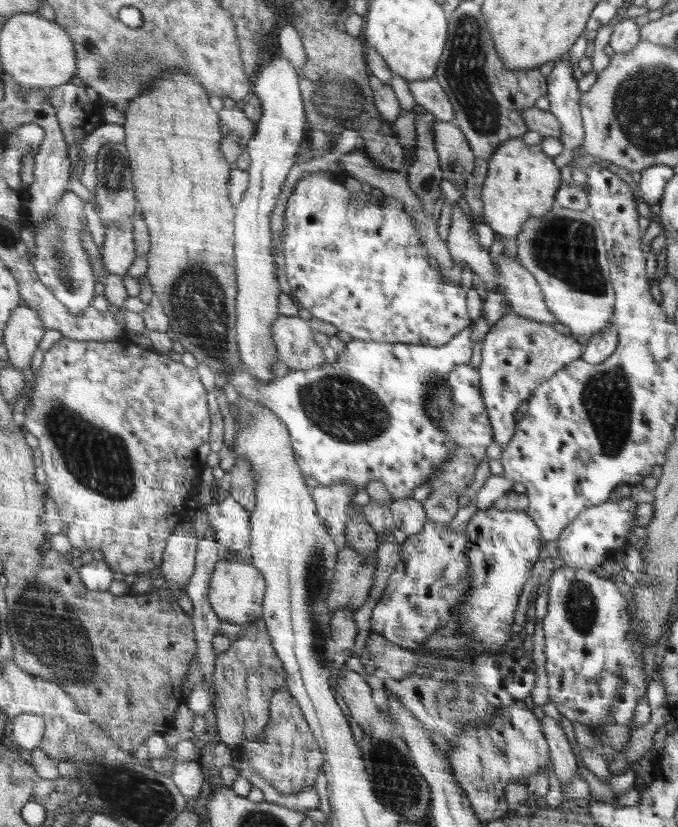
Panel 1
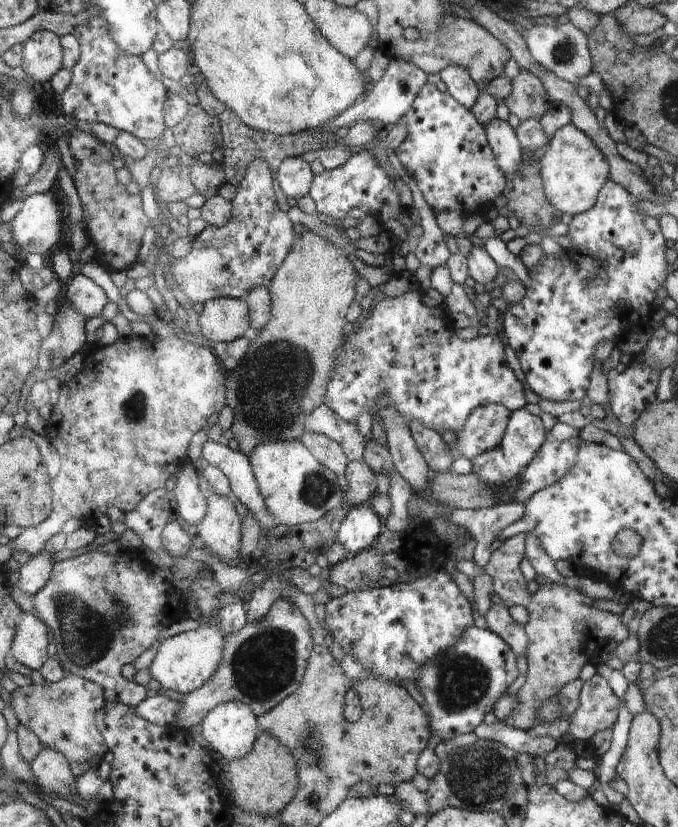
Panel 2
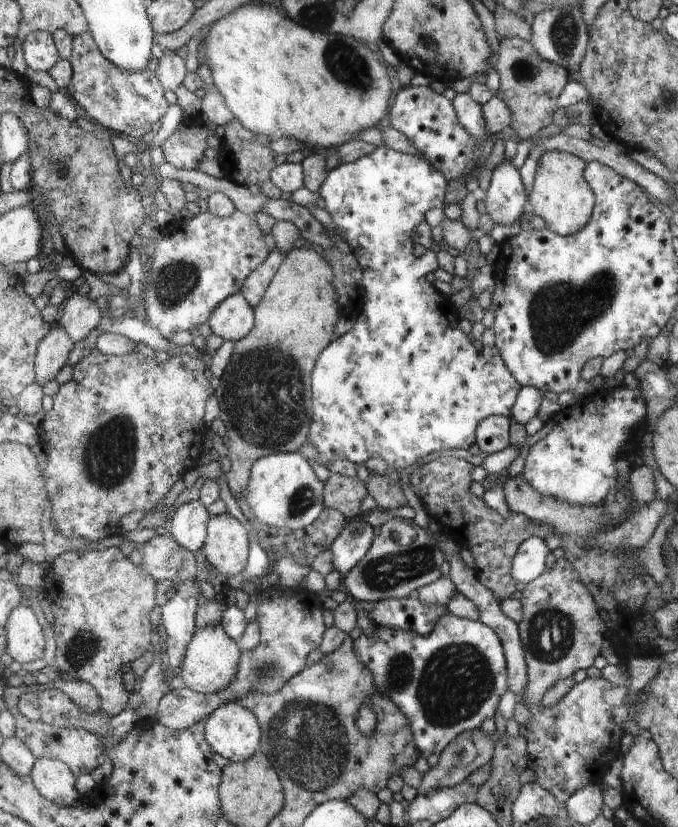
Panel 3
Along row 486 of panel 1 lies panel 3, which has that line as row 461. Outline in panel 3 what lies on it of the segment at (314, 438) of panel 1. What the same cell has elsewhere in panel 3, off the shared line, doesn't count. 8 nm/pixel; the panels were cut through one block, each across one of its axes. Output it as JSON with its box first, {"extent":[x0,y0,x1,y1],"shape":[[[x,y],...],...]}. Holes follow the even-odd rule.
{"extent":[309,145,522,471],"shape":[[[386,145],[376,147],[370,154],[361,156],[354,162],[338,165],[327,173],[322,186],[319,188],[320,206],[330,214],[338,232],[342,233],[343,238],[346,238],[346,242],[351,246],[352,252],[354,252],[363,270],[363,284],[365,291],[368,293],[365,307],[361,314],[357,316],[353,328],[334,340],[329,347],[326,347],[313,368],[313,422],[309,427],[309,438],[314,443],[316,450],[323,456],[323,459],[346,458],[346,460],[351,460],[354,464],[359,465],[378,455],[389,464],[390,470],[400,471],[406,466],[412,466],[423,456],[431,452],[438,452],[442,448],[462,448],[468,451],[468,448],[474,444],[474,434],[477,434],[476,426],[482,419],[490,415],[504,415],[509,418],[512,416],[512,410],[516,406],[516,400],[522,386],[507,368],[499,348],[496,348],[496,345],[491,347],[484,345],[482,352],[480,352],[472,346],[472,342],[466,338],[466,334],[458,328],[459,314],[456,314],[456,308],[448,300],[448,295],[442,296],[440,291],[436,292],[432,288],[432,284],[428,284],[428,280],[426,280],[426,274],[436,273],[440,268],[437,254],[431,250],[427,250],[423,256],[418,258],[414,258],[414,254],[412,254],[412,238],[410,238],[412,230],[424,220],[424,216],[430,208],[442,208],[444,206],[444,201],[446,201],[444,196],[446,196],[447,188],[448,181],[445,176],[442,176],[442,173],[435,169],[429,161],[424,160],[422,156],[401,153]]]}

